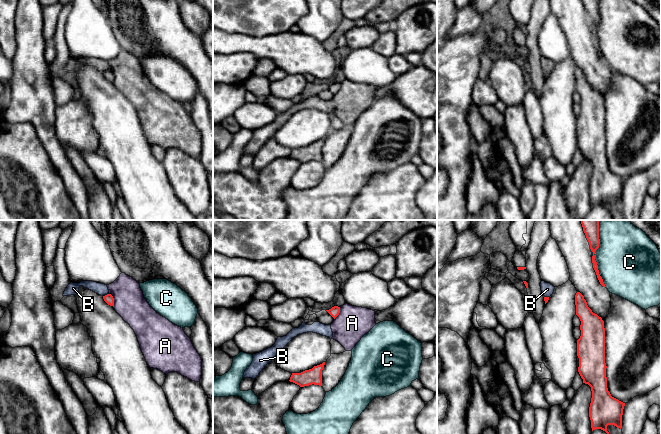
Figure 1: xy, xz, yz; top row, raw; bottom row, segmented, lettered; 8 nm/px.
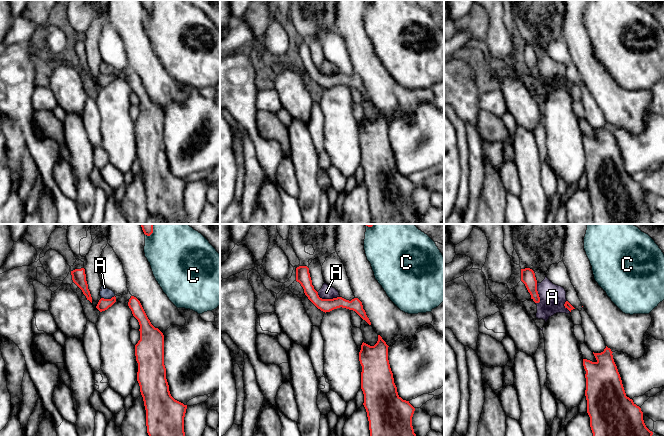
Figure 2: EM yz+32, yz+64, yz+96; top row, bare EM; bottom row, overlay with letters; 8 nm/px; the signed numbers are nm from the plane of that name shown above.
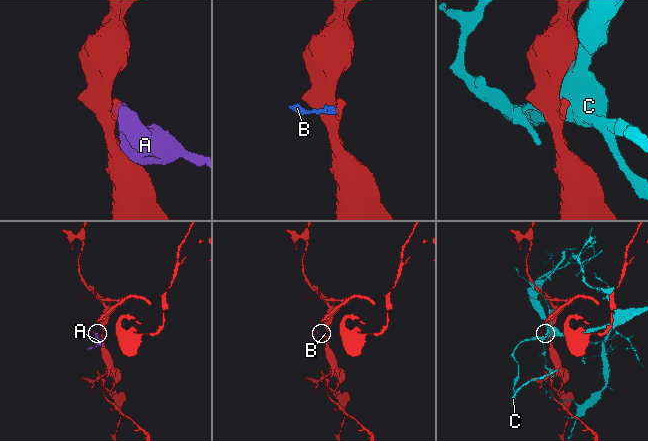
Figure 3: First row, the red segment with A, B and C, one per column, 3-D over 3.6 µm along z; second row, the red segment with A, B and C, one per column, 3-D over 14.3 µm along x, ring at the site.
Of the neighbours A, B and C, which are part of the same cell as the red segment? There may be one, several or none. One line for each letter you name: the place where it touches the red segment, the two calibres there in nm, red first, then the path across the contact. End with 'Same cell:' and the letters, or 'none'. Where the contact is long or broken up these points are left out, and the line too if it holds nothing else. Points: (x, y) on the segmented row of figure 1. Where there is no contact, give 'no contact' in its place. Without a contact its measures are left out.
Same cell: none

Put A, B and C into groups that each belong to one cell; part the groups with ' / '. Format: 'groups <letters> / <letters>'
groups A B / C

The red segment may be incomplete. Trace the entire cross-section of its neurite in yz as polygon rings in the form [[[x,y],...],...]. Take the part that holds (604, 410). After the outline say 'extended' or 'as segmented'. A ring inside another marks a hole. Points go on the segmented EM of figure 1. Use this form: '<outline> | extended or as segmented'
[[[580,292],[575,295],[575,305],[576,315],[581,321],[581,336],[577,340],[578,372],[592,391],[589,407],[591,428],[609,434],[608,425],[622,428],[625,403],[612,397],[607,388],[604,321],[592,312]]] | as segmented

